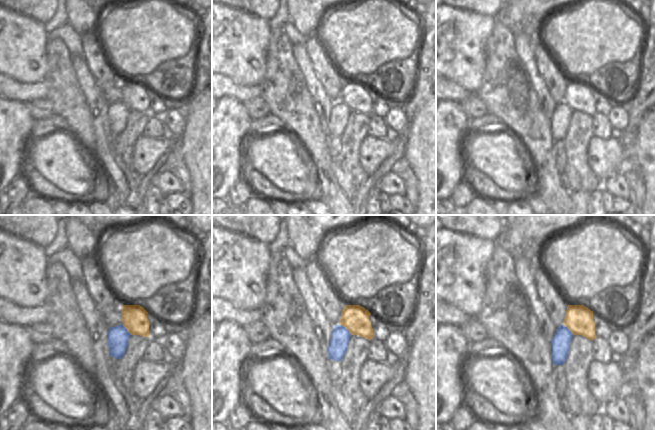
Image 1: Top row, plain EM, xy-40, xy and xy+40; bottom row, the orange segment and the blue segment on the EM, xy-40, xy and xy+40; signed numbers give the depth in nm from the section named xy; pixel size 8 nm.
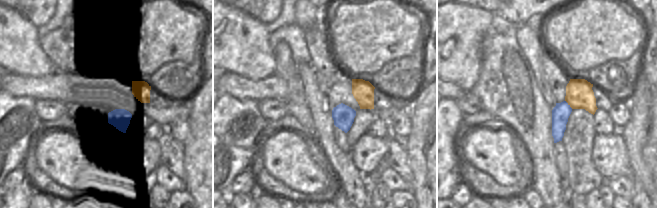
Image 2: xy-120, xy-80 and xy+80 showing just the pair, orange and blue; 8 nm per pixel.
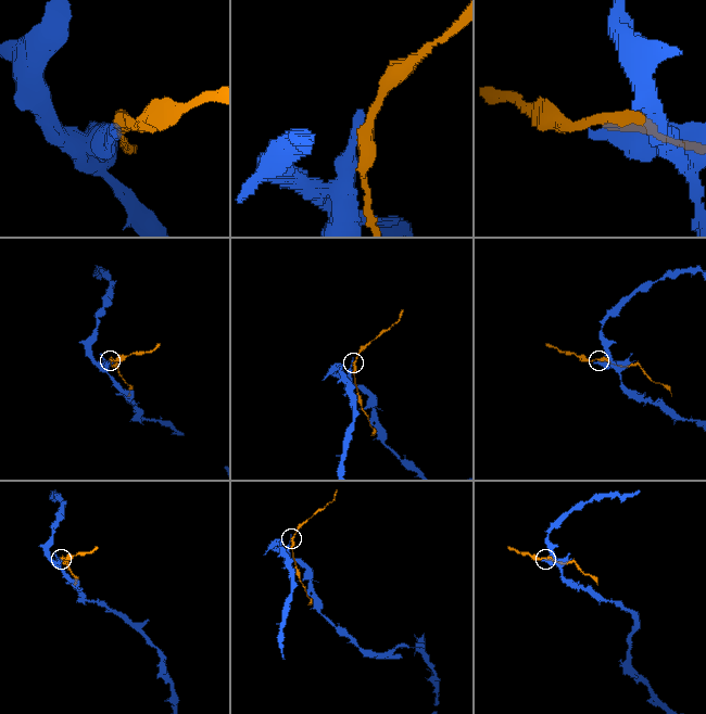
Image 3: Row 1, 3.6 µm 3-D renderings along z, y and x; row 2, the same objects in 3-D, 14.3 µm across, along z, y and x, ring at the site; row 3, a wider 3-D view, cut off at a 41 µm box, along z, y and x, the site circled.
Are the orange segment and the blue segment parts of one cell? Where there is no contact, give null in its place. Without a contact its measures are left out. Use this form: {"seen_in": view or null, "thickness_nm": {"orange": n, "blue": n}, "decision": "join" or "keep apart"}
{"seen_in": "xy", "thickness_nm": {"orange": 220, "blue": 150}, "decision": "keep apart"}

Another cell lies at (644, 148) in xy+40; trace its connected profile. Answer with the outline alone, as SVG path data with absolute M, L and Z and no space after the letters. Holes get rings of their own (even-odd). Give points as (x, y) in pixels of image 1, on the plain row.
M655 105L647 110L639 124L633 156L645 186L642 215L655 215Z

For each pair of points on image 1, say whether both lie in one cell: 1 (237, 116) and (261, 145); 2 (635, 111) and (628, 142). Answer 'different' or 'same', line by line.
1: different
2: same

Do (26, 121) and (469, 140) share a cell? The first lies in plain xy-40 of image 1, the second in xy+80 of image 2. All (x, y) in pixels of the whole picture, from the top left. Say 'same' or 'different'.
different

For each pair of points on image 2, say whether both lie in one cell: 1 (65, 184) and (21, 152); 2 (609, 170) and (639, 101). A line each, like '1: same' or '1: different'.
1: different
2: different

